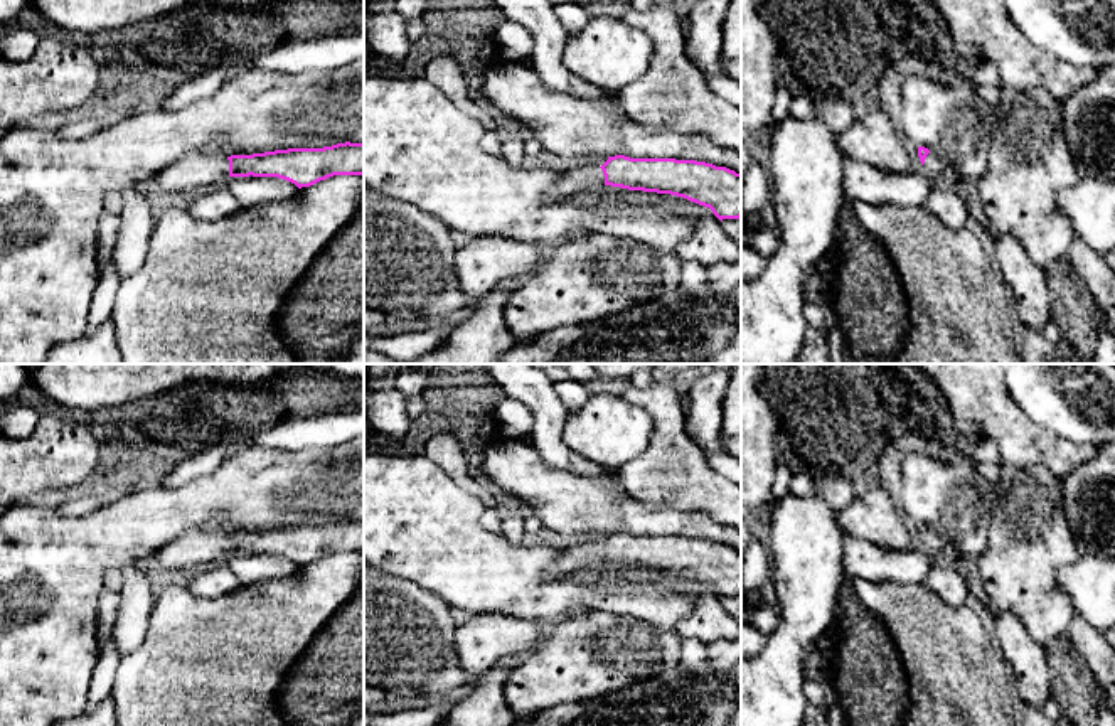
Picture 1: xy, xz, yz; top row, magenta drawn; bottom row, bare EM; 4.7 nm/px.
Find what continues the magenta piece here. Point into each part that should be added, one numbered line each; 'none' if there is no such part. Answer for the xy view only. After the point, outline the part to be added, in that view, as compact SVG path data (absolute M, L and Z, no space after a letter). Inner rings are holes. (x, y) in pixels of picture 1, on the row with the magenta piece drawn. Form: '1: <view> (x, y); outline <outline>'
1: xy (197, 172); outline M194 152L157 173L158 192L197 195L224 187L229 179L229 160L224 153Z

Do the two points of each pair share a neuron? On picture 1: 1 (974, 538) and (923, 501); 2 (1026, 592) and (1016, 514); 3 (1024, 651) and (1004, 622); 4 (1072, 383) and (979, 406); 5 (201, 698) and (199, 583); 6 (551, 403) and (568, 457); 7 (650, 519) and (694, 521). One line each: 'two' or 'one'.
1: one
2: one
3: one
4: two
5: two
6: one
7: one

